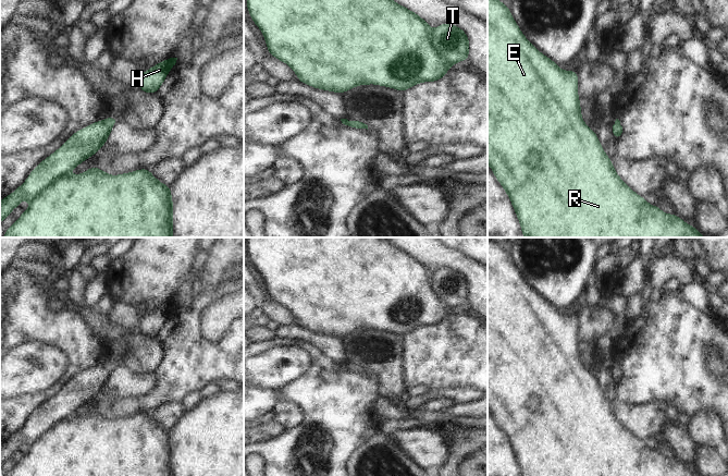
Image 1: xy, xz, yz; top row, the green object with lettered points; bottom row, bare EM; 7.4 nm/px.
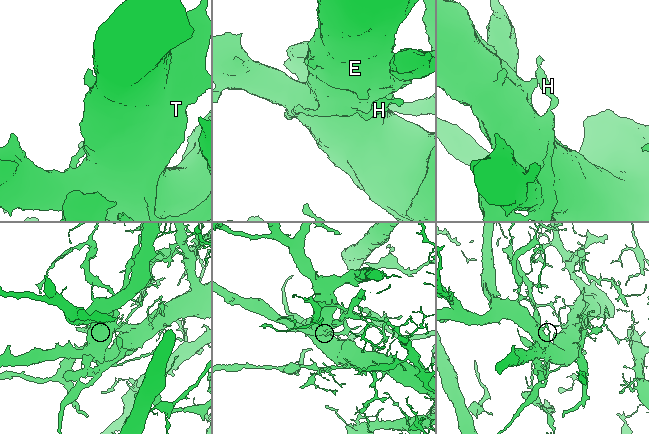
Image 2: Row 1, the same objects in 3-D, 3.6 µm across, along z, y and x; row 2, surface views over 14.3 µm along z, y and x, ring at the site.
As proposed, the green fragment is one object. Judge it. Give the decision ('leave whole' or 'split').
leave whole

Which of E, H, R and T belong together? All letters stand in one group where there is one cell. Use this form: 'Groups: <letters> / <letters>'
Groups: E H R T

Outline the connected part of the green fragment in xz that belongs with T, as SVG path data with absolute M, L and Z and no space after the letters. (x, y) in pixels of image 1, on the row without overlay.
M247 237L247 253L250 263L262 276L268 296L285 306L297 318L298 326L310 329L318 333L330 334L333 337L345 335L358 330L377 328L405 335L411 330L422 326L435 326L441 324L452 308L462 304L469 304L469 282L467 278L458 270L444 267L430 277L430 268L422 264L417 257L399 249L393 245L386 237Z

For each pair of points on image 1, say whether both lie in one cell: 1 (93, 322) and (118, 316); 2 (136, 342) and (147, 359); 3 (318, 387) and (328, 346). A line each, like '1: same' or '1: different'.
1: different
2: same
3: different

